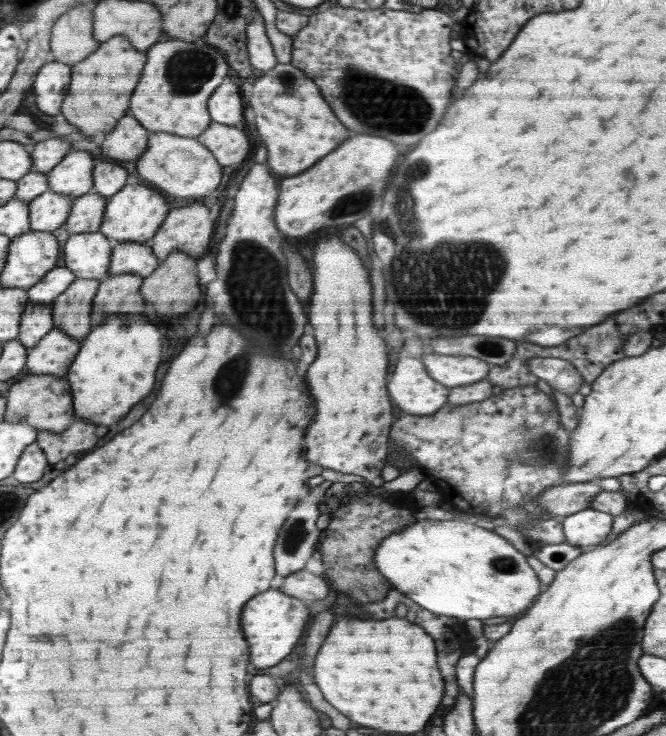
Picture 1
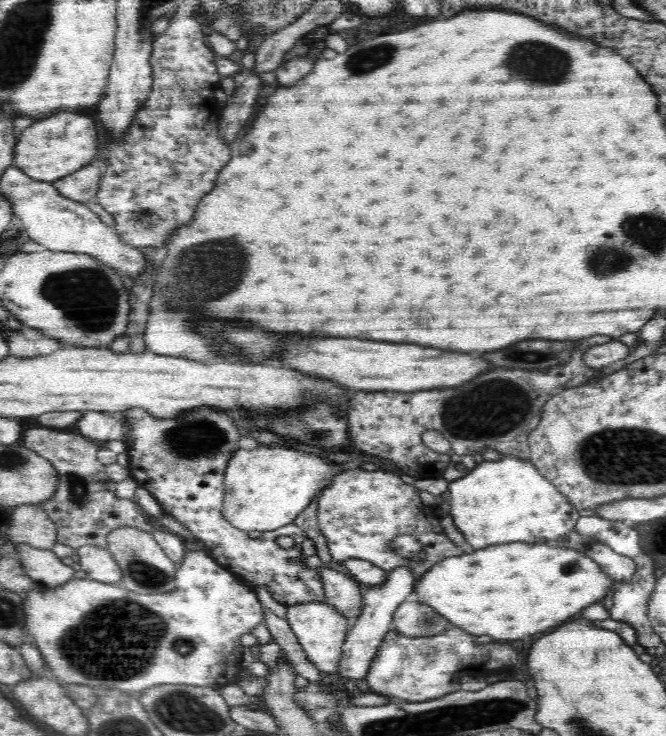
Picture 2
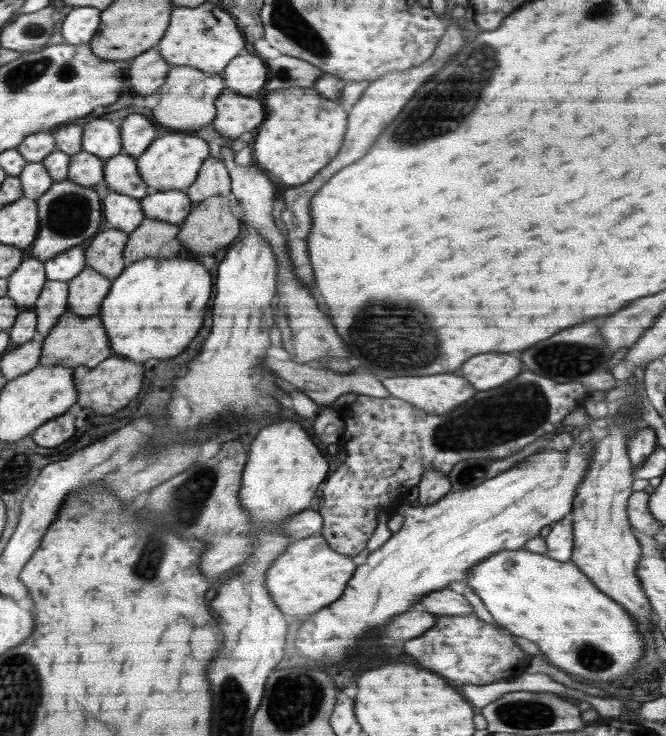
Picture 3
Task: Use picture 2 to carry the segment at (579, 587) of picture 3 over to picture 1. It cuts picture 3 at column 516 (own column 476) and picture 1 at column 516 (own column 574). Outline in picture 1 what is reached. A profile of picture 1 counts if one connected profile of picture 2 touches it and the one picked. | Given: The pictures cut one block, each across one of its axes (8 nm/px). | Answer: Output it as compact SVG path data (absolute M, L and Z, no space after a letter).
M462 519L417 520L409 527L388 535L376 547L373 561L394 589L406 594L412 602L430 610L435 615L451 618L484 620L495 616L514 616L529 609L544 587L536 572L528 565L526 556L494 533L487 524Z

